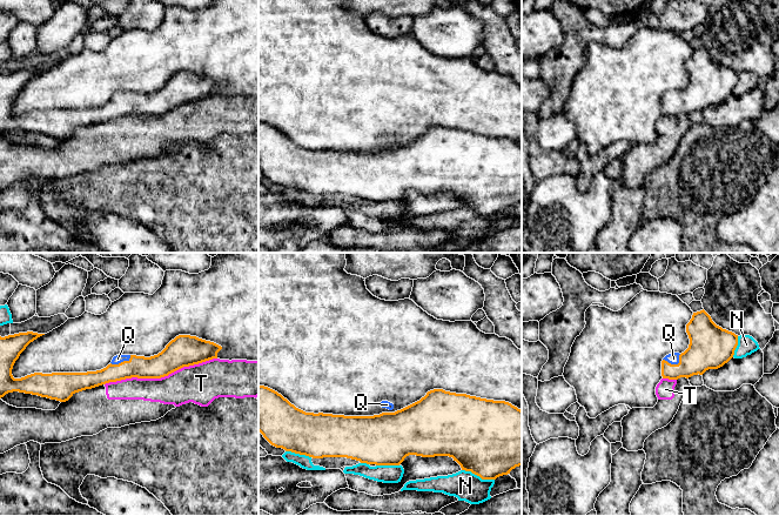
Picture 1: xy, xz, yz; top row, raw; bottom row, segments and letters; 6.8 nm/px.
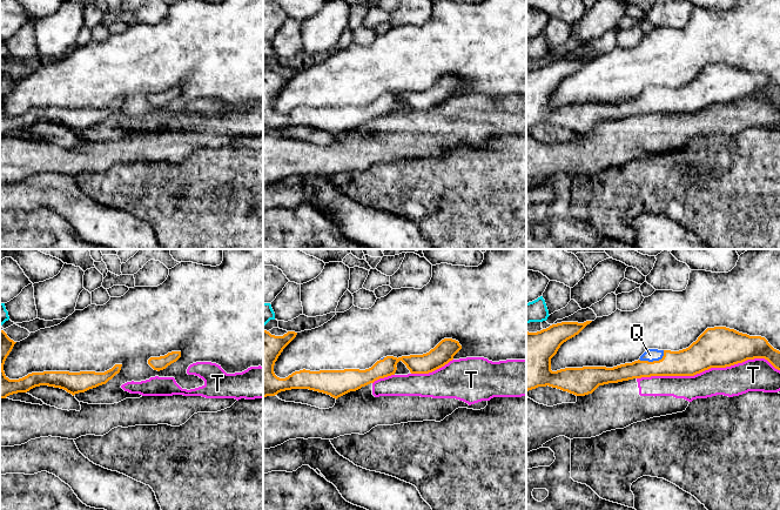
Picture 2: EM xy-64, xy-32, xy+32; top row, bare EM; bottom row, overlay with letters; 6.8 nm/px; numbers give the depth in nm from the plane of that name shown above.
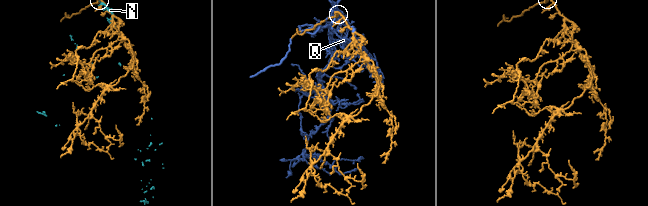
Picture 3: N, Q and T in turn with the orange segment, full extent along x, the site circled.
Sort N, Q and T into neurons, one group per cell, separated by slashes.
N / Q / T

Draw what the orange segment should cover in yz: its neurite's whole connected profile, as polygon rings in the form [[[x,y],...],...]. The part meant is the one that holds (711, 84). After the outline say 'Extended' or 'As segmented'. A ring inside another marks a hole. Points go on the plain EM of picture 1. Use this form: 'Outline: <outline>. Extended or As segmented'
Outline: [[[704,46],[693,49],[686,69],[689,85],[681,91],[672,89],[663,95],[663,115],[689,115],[703,112],[709,106],[718,106],[733,94],[738,82],[738,72],[717,62]]]. Extended

